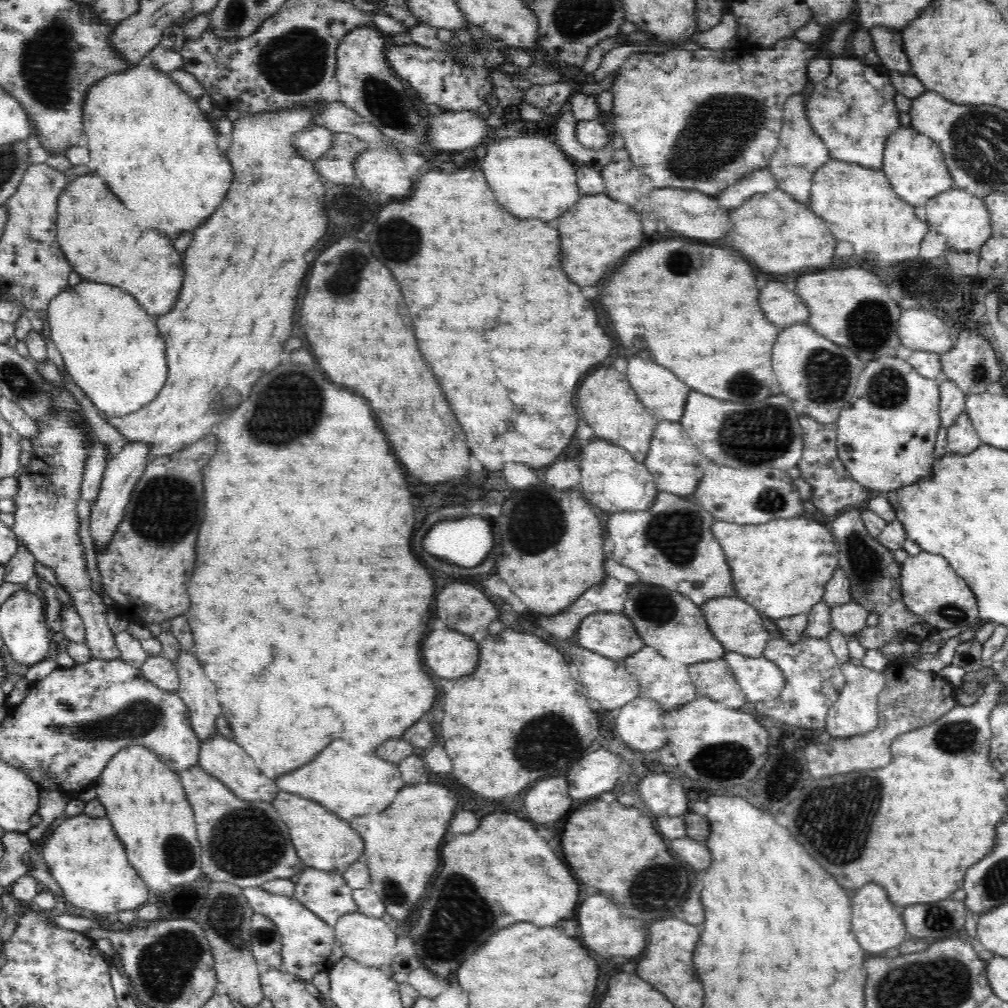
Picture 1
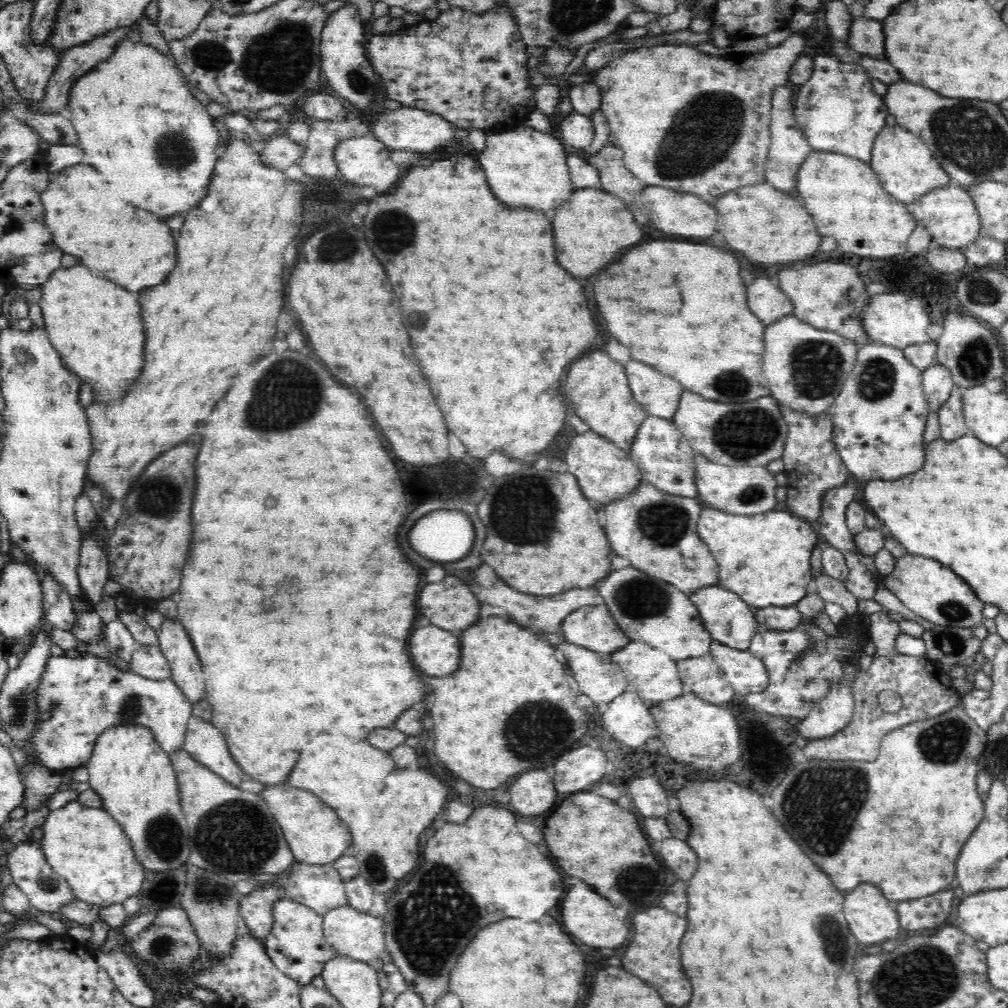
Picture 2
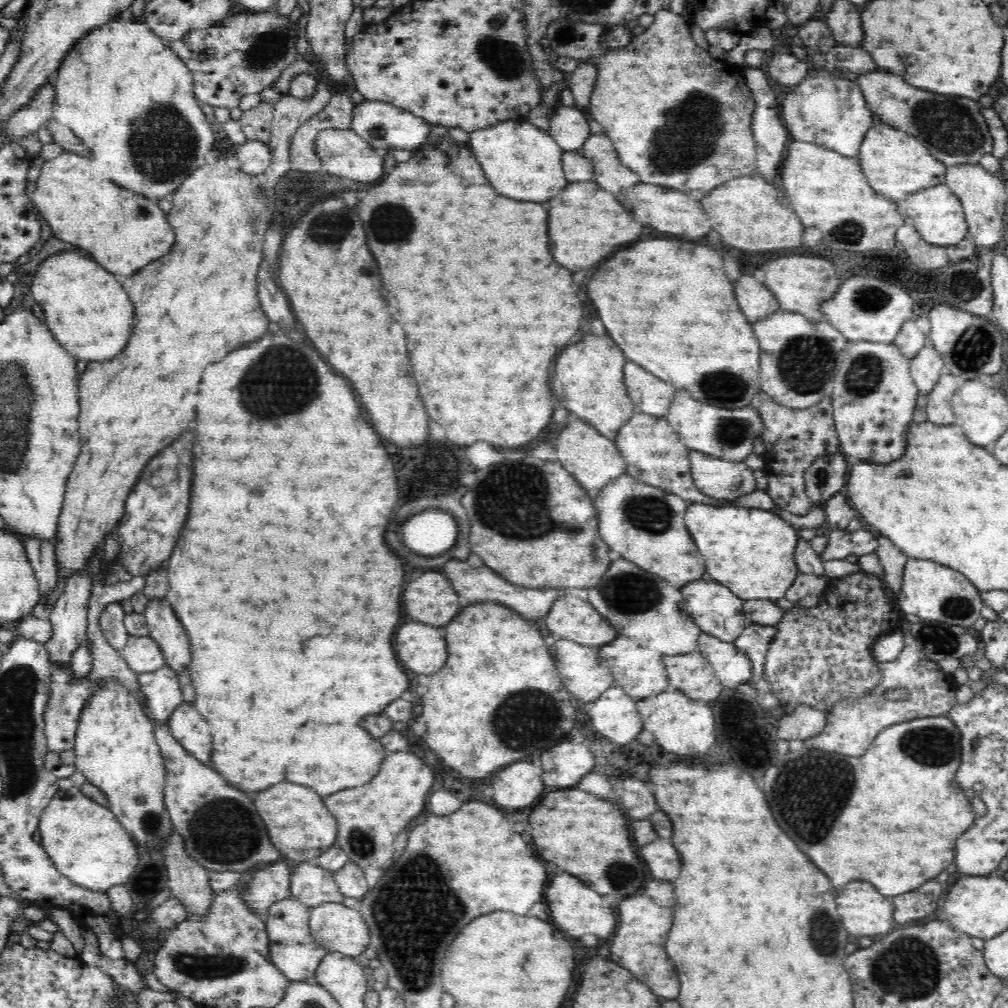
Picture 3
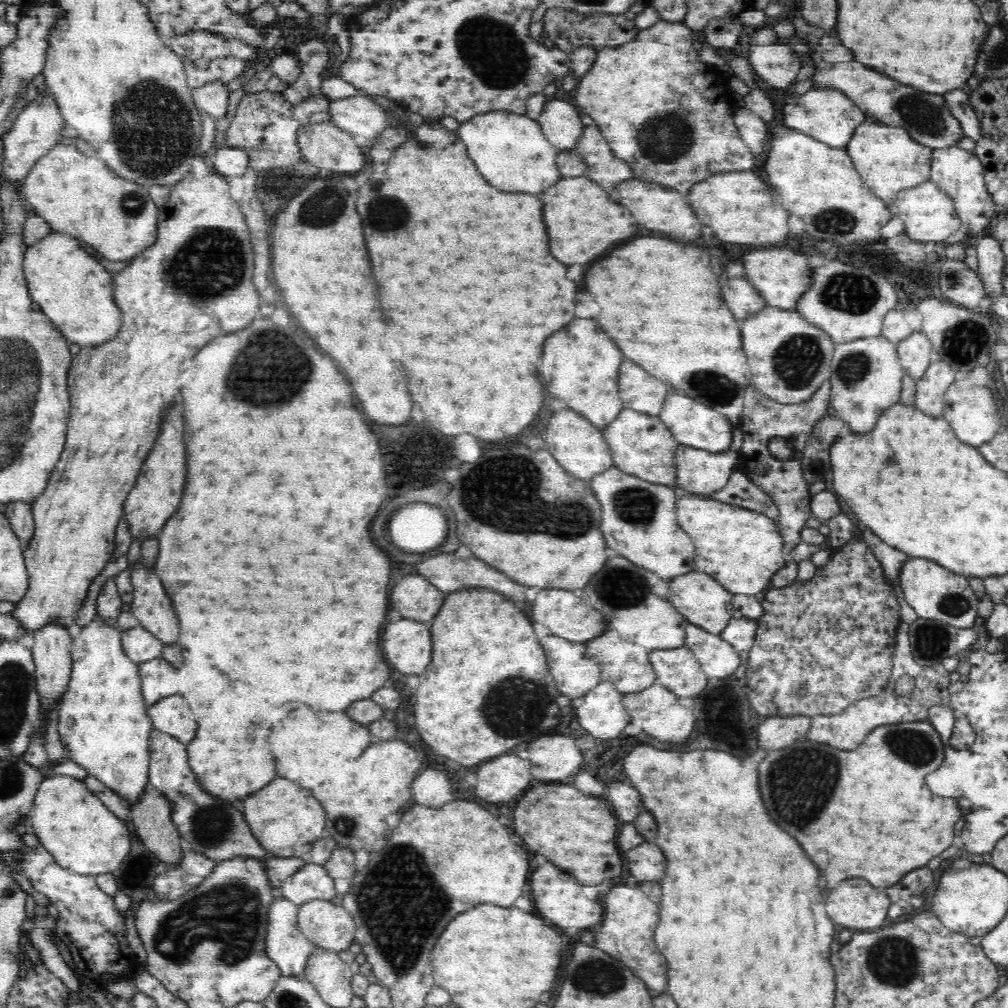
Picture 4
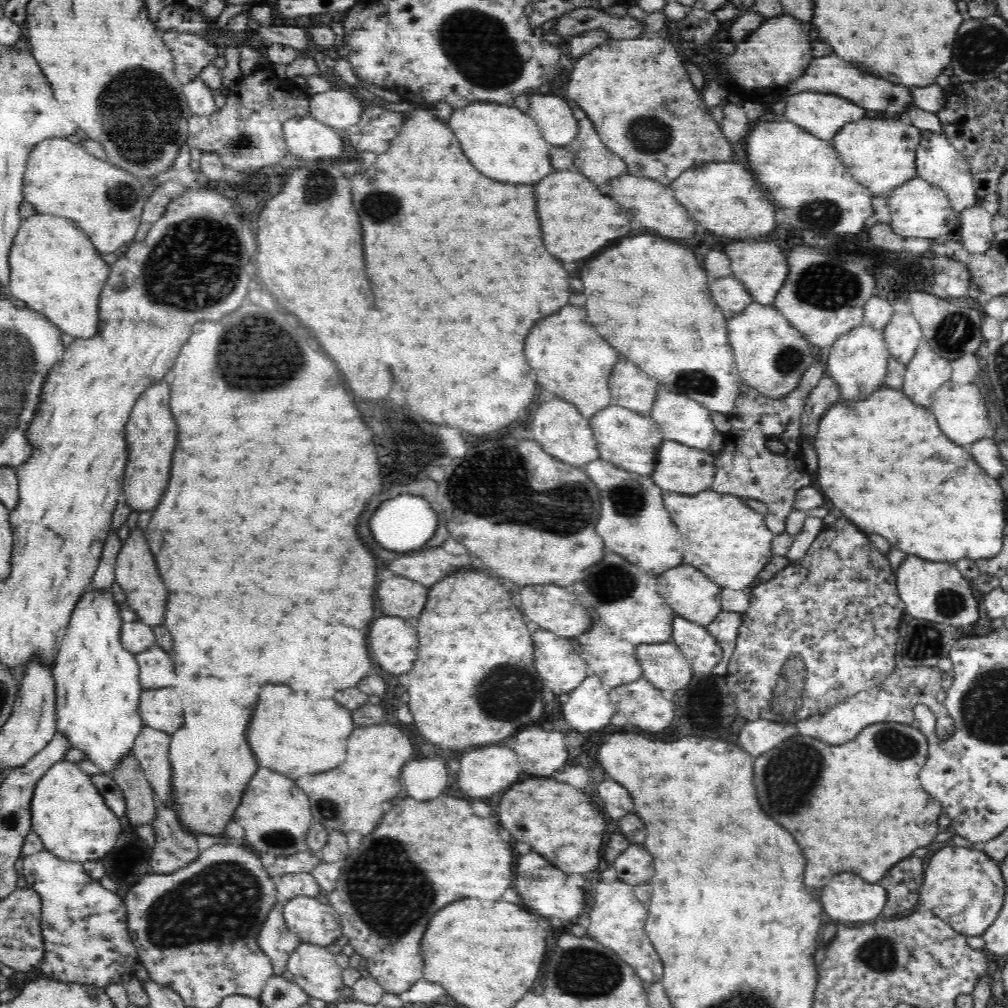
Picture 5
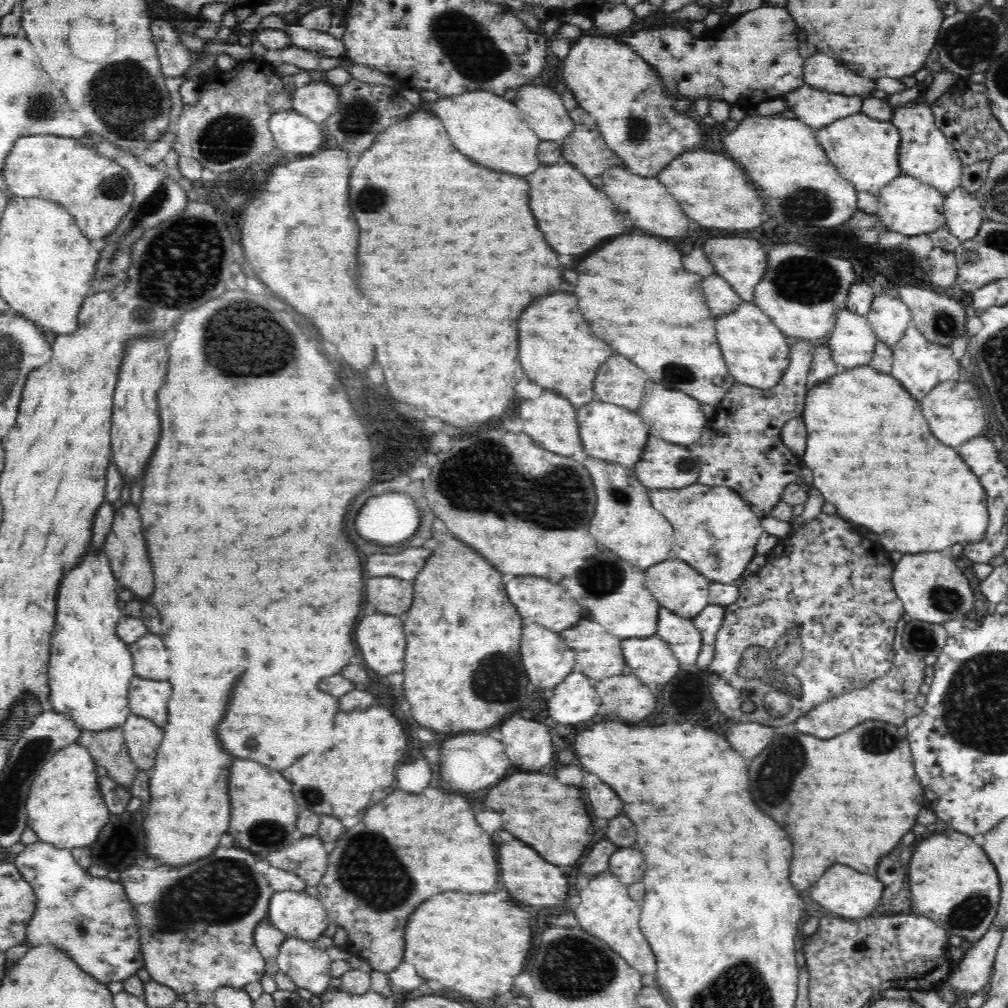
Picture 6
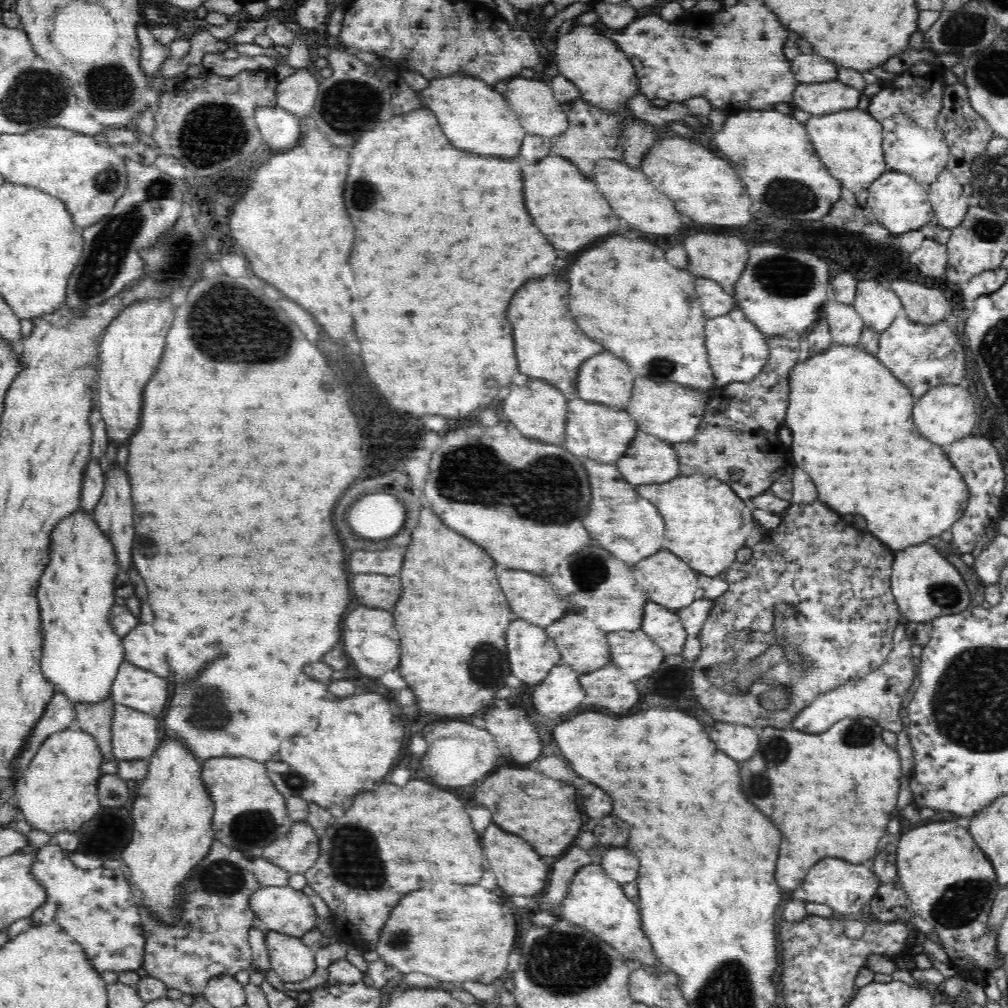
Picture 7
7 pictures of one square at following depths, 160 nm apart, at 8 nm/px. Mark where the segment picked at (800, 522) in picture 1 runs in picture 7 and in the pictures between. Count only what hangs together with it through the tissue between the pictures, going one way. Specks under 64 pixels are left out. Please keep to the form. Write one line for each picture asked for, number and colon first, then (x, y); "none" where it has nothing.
2: (764, 559)
3: (750, 551)
4: (742, 549)
5: (730, 542)
6: (716, 532)
7: (705, 522)

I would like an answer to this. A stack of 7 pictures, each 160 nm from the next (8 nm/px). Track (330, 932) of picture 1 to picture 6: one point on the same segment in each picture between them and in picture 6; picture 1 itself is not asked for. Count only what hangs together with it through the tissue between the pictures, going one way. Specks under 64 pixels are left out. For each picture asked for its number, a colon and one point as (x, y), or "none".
2: (296, 944)
3: (292, 948)
4: (285, 944)
5: (274, 938)
6: (267, 938)

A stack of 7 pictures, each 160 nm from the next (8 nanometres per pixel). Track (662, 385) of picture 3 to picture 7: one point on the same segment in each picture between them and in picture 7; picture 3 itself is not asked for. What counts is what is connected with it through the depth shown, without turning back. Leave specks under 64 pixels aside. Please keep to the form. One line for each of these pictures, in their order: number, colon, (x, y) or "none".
4: (640, 391)
5: (630, 387)
6: (618, 381)
7: (604, 379)

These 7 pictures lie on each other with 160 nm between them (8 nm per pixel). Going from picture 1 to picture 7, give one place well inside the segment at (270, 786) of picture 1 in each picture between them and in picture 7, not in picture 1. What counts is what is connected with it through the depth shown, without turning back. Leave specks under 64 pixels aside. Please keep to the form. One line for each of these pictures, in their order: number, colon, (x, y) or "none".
2: (205, 744)
3: (186, 725)
4: (172, 715)
5: (160, 708)
6: (149, 698)
7: (136, 688)

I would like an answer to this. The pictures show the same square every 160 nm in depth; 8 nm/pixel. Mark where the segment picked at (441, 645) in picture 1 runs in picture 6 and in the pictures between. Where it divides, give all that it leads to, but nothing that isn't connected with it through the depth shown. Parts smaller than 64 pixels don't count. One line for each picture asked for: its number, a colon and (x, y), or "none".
2: (435, 651)
3: (421, 648)
4: (406, 644)
5: (393, 644)
6: (380, 638)

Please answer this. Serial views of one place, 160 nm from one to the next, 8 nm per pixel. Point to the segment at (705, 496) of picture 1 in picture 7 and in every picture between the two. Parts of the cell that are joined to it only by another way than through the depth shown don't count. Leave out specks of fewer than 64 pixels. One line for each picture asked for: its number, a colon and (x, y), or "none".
2: (746, 489)
3: (723, 480)
4: (699, 472)
5: (678, 468)
6: (662, 465)
7: (648, 460)

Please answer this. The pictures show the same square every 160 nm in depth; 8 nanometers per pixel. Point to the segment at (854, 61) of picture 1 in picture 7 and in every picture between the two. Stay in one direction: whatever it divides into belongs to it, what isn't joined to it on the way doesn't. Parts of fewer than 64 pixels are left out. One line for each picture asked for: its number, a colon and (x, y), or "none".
2: (838, 111)
3: (826, 109)
4: (827, 115)
5: (823, 115)
6: (816, 108)
7: (820, 98)

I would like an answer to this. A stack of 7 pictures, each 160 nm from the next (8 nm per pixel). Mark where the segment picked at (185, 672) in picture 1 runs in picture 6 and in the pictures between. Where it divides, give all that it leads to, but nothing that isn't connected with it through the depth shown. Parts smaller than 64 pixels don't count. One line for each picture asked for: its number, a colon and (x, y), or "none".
2: (173, 640)
3: (163, 626)
4: (151, 607)
5: (134, 570)
6: (124, 547)

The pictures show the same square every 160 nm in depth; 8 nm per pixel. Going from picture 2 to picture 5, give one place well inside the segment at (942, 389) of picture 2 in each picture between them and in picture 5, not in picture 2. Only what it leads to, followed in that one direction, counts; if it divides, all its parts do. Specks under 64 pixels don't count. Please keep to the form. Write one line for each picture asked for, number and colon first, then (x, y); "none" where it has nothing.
3: (927, 366)
4: (915, 352)
5: (902, 334)

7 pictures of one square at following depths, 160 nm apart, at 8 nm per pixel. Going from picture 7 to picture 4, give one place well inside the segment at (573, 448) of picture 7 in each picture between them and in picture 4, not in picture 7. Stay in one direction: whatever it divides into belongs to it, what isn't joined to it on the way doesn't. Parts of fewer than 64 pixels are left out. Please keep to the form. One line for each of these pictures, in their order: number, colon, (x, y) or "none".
4: (641, 445)
5: (629, 440)
6: (606, 431)

